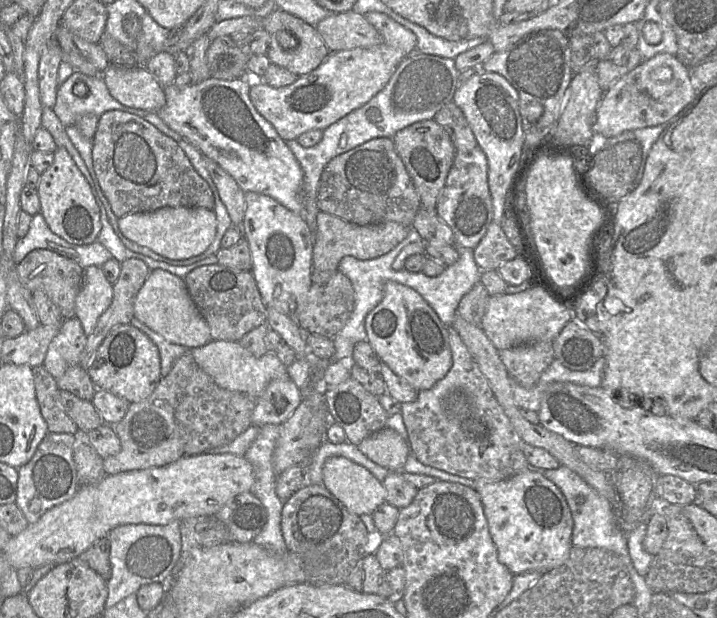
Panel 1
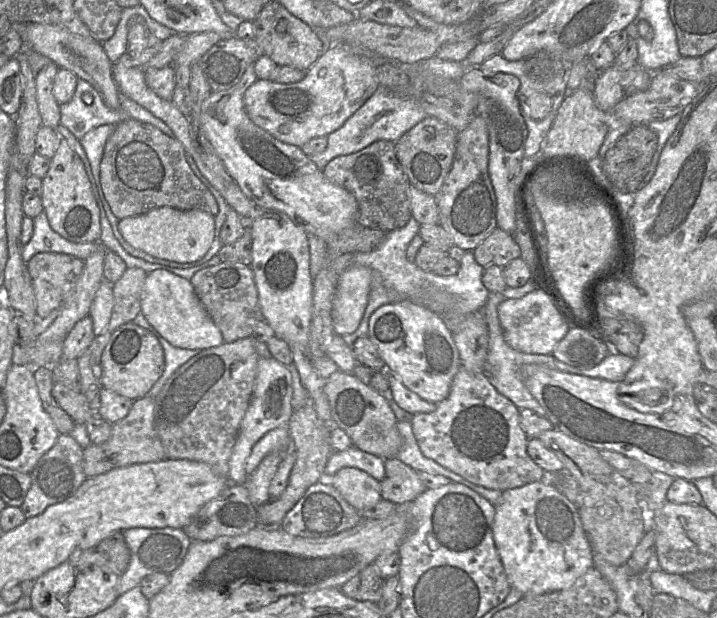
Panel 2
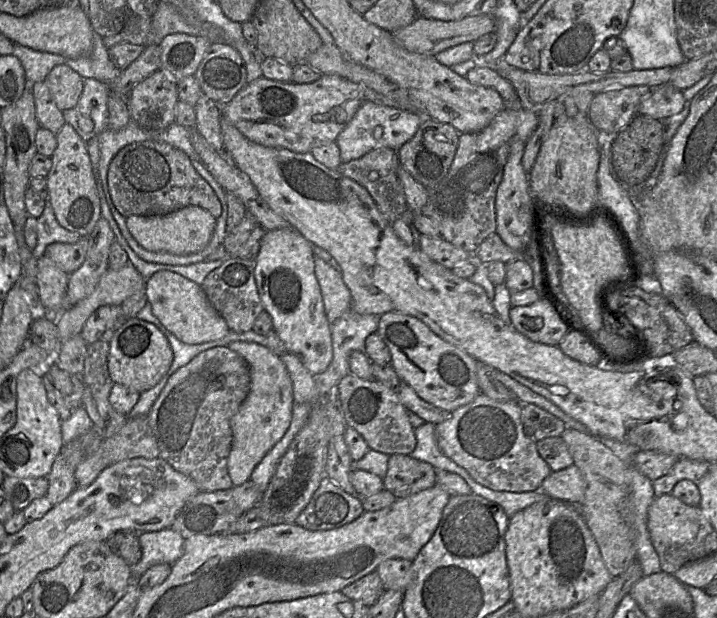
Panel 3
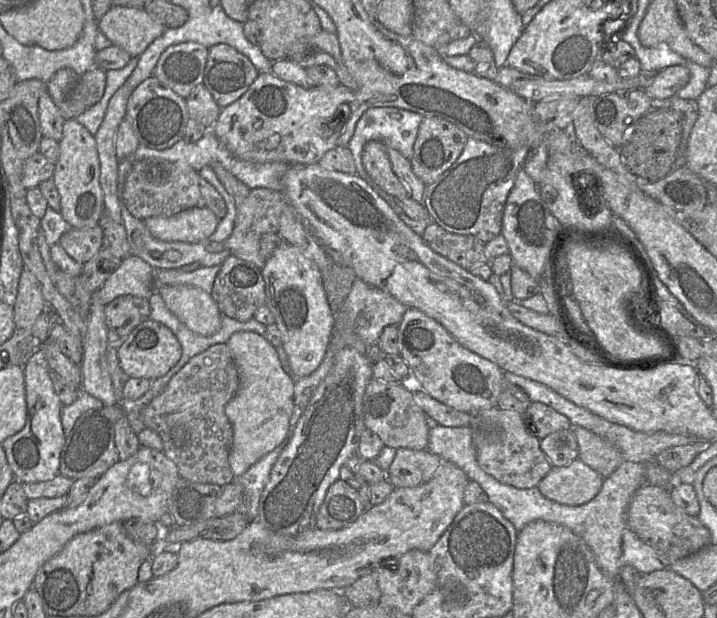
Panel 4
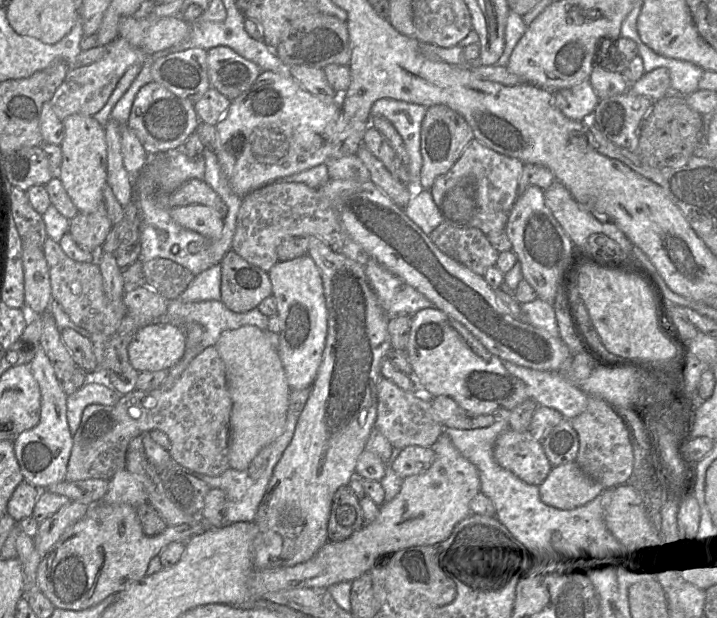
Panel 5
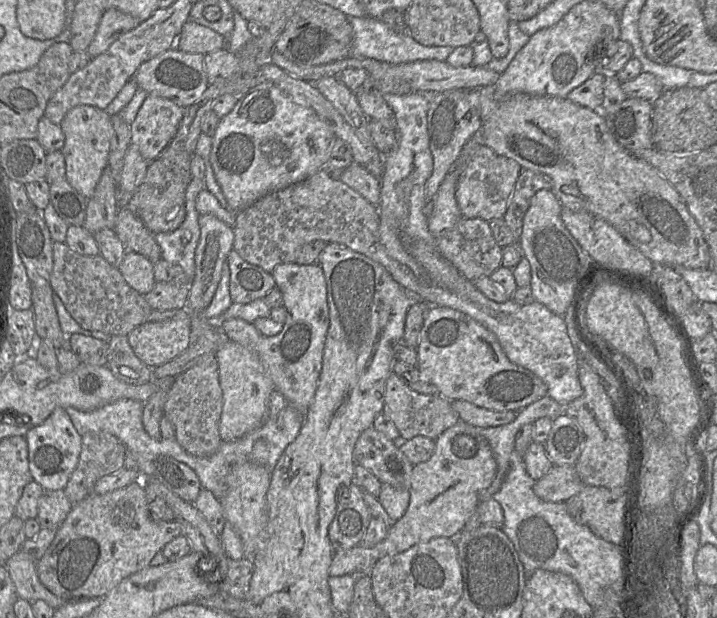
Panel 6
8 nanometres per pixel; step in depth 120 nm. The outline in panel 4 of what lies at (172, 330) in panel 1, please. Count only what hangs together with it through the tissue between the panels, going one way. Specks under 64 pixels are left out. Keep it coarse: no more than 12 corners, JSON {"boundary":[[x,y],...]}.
{"boundary":[[189,285],[157,291],[192,332],[210,336],[222,313],[211,294]]}

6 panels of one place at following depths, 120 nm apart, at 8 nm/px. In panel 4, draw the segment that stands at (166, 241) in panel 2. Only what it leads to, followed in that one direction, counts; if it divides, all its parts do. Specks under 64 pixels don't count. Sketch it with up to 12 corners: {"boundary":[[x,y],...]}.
{"boundary":[[209,208],[144,223],[157,239],[197,243],[215,232]]}

